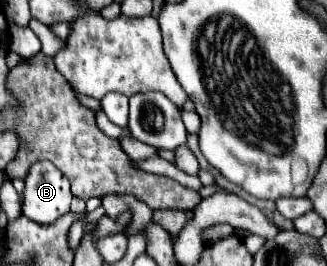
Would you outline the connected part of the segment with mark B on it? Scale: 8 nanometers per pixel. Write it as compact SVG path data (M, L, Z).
M37 161L25 177L23 215L49 225L69 211L71 197L67 177L49 161Z

